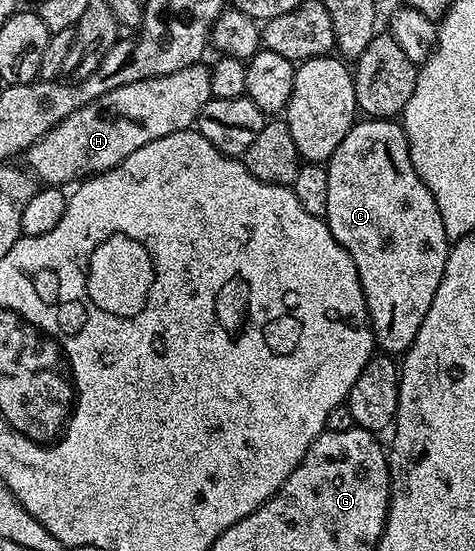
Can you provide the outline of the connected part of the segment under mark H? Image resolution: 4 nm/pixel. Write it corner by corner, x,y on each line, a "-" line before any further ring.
197,64
161,78
144,78
141,82
114,88
66,116
66,120
36,141
26,151
27,169
52,188
64,188
67,182
104,174
122,164
130,152
138,152
138,148
150,144
150,140
162,140
162,136
170,136
176,130
195,127
198,112
202,112
213,97
211,75
207,65

